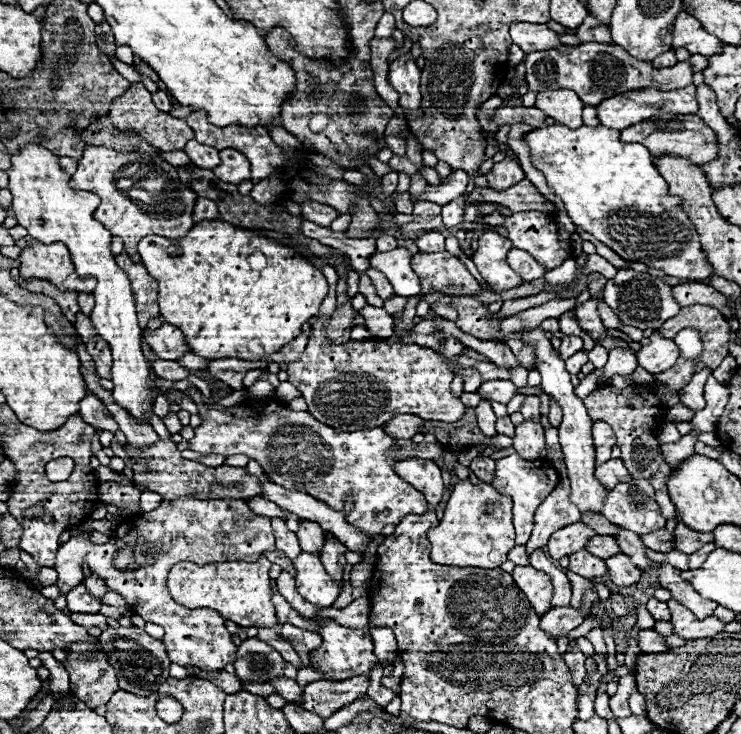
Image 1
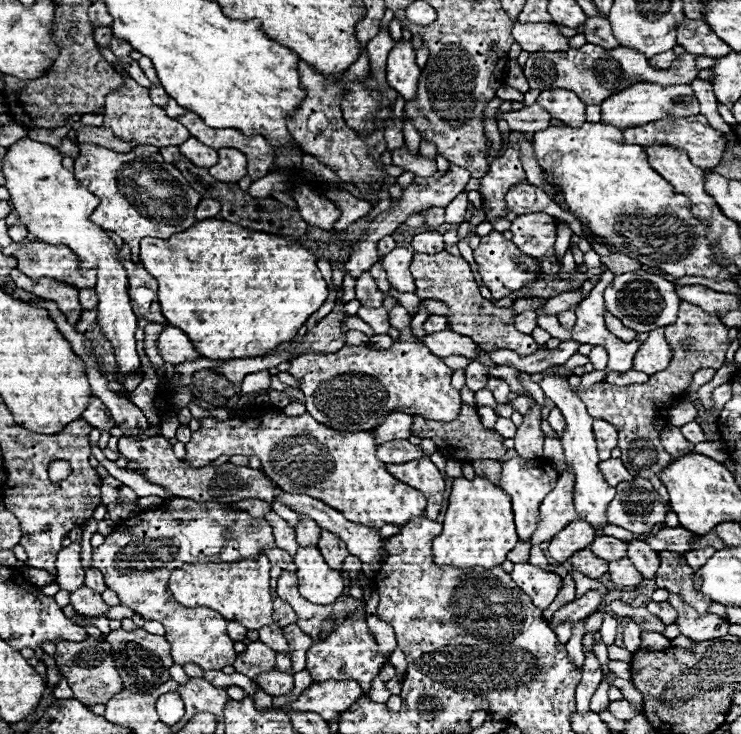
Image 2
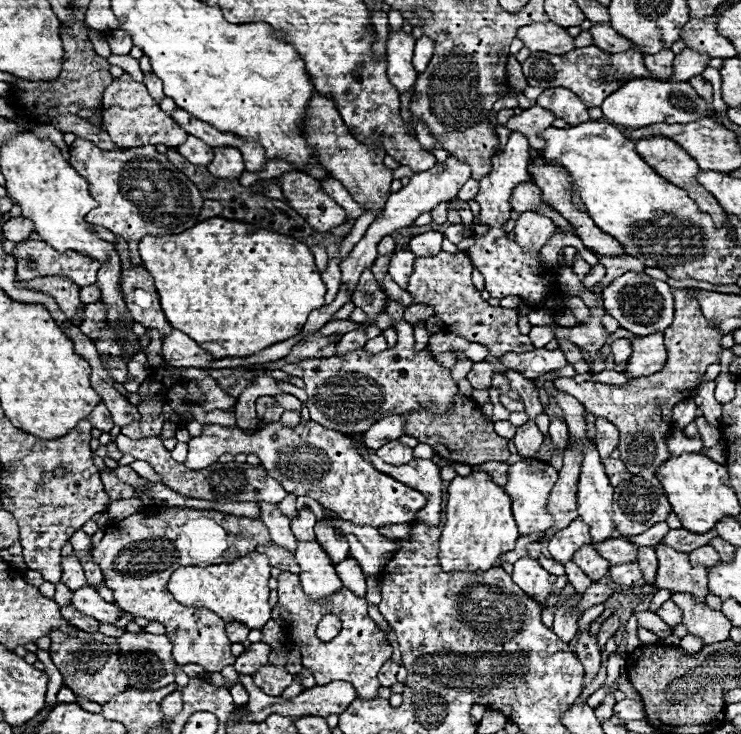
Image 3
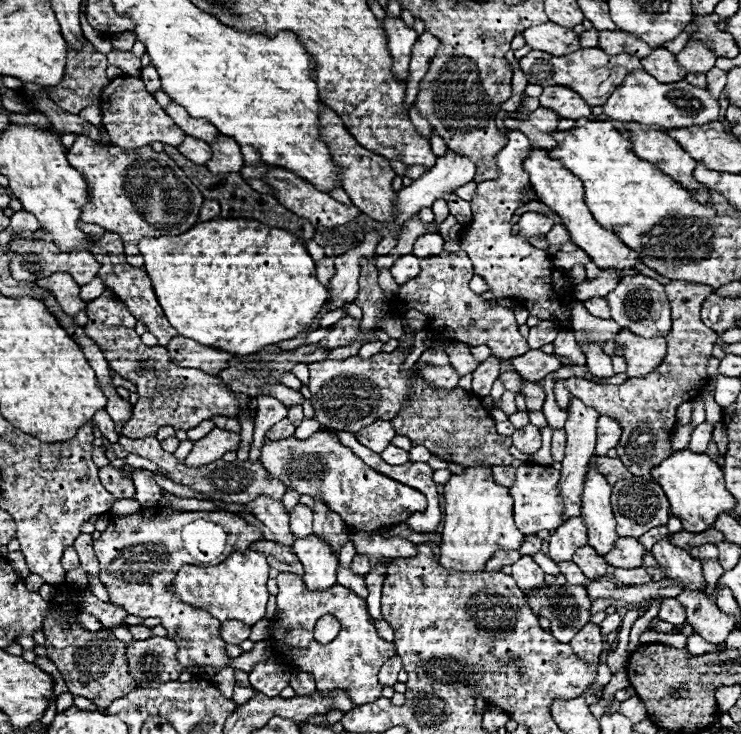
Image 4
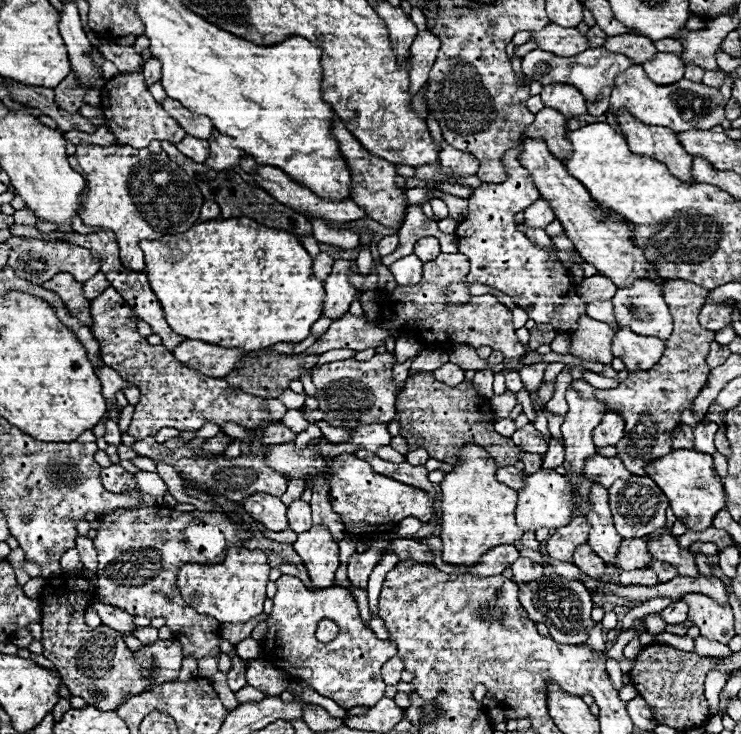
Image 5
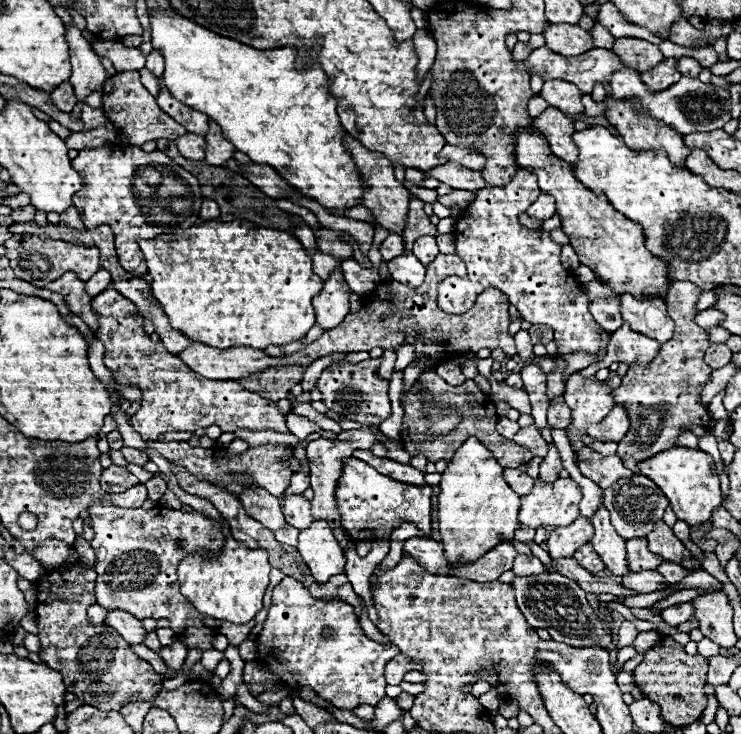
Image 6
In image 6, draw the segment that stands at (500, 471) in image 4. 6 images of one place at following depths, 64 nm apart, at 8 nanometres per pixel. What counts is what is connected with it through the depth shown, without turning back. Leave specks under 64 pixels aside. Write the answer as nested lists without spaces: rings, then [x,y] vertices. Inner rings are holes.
[[[504,468],[502,476],[504,476],[504,480],[510,484],[510,488],[516,490],[518,496],[524,496],[524,492],[530,492],[530,490],[532,490],[534,480],[532,480],[526,472],[522,472],[522,470],[518,470],[518,468]]]

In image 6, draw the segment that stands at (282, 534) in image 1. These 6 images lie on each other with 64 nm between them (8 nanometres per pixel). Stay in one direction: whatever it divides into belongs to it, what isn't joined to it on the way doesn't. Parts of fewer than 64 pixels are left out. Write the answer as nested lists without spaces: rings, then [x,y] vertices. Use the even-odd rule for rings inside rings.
[[[248,490],[248,492],[240,494],[240,502],[244,504],[246,512],[254,520],[262,522],[266,528],[280,530],[286,526],[280,498],[274,498],[272,494],[264,492],[264,490]]]

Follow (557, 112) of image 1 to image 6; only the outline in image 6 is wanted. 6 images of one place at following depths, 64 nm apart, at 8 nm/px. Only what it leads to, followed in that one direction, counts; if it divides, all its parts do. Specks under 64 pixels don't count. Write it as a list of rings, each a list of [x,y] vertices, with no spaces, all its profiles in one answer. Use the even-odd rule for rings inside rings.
[[[548,80],[544,82],[544,88],[540,92],[540,96],[552,106],[562,110],[564,114],[580,114],[584,112],[582,106],[582,92],[574,86],[568,84],[564,80]]]

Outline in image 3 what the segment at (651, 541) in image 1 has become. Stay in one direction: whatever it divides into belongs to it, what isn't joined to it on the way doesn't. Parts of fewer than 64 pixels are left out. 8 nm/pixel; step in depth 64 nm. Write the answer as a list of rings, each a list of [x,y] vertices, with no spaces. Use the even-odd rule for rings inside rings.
[[[680,528],[680,530],[668,530],[668,534],[660,540],[660,544],[666,544],[678,552],[692,552],[698,546],[708,544],[714,536],[716,536],[716,530],[706,532],[706,534],[692,534],[688,530]]]

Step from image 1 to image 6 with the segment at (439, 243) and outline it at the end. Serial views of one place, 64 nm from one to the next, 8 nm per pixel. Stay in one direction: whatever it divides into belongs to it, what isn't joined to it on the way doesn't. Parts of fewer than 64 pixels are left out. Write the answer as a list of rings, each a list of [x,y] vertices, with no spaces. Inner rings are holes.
[[[420,236],[414,242],[414,256],[422,262],[422,264],[430,264],[436,256],[438,256],[438,244],[434,236]]]

